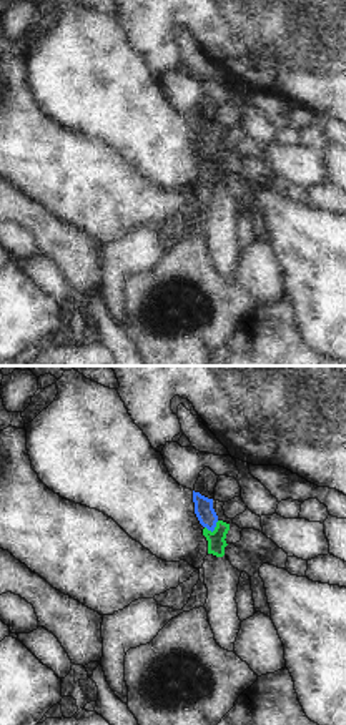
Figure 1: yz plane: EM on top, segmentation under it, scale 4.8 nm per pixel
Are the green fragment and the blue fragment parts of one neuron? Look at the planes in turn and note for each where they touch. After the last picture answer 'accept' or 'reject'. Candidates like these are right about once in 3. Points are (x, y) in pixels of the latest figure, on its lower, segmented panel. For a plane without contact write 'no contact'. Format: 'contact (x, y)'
contact (215, 529)

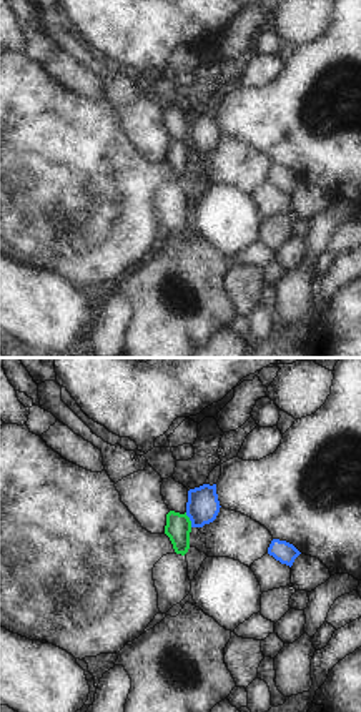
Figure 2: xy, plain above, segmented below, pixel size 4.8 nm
contact (188, 519)

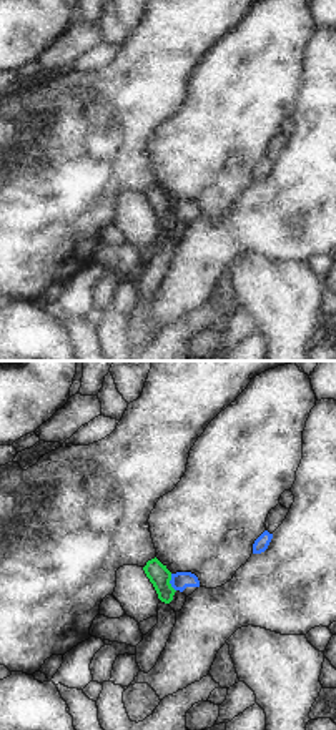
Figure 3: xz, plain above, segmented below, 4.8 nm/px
contact (168, 582)

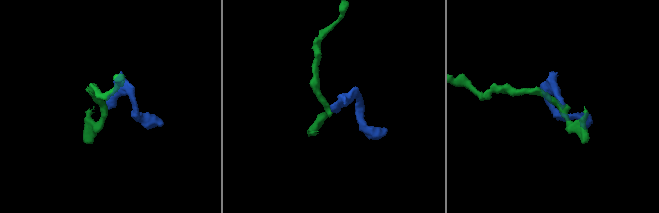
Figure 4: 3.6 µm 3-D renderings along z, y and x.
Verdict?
reject

